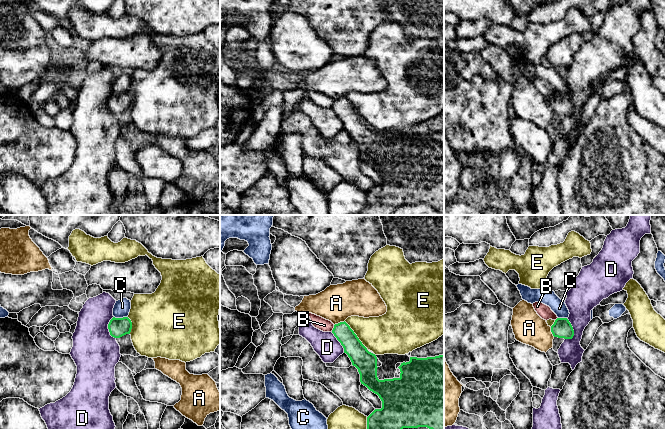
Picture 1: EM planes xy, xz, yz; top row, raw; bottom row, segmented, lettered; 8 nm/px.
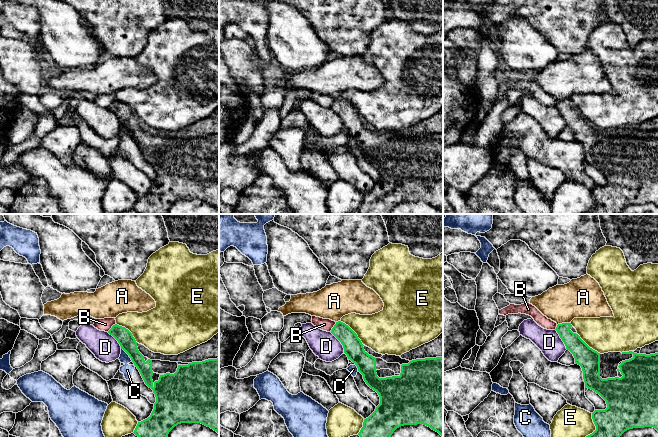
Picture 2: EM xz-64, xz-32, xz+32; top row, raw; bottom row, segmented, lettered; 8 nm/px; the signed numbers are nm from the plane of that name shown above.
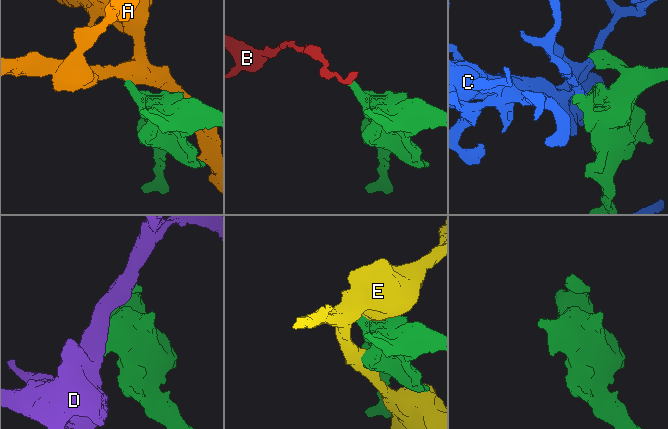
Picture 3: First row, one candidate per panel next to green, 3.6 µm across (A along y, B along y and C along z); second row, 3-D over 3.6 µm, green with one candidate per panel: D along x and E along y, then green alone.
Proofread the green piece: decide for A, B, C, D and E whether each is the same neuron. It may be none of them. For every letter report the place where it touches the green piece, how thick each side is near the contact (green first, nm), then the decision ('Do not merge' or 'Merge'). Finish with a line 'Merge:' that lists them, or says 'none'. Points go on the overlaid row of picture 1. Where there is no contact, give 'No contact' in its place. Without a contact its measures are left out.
A: Touches green at xz (340, 322). Thickness 160 nm (green) against 300 nm. Do not merge
B: Touches green at xz (333, 328). Thickness 160 nm (green) against 100 nm. Do not merge
C: Touches green at xy (121, 318). Thickness 160 nm (green) against 130 nm. Do not merge
D: Touches green at yz (572, 329). Thickness 160 nm (green) against 220 nm. Do not merge
E: Touches green at xz (356, 335). Thickness 180 nm (green) against 320 nm. Do not merge
Merge: none

